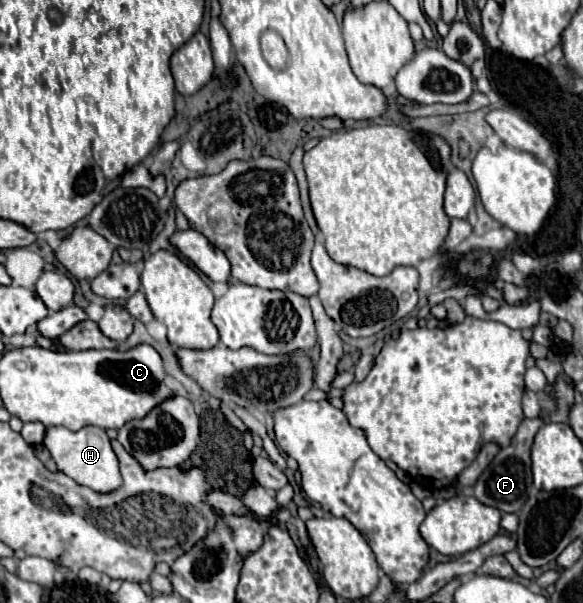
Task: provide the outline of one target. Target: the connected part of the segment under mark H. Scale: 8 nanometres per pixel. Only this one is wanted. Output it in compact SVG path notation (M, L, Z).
M85 426L77 432L69 430L69 428L47 428L45 434L45 446L49 448L53 460L57 462L57 468L65 474L69 474L77 484L89 486L93 490L99 492L109 492L109 490L117 490L117 486L121 486L121 474L119 474L119 462L117 456L111 448L111 442L105 434L103 428L99 426Z

